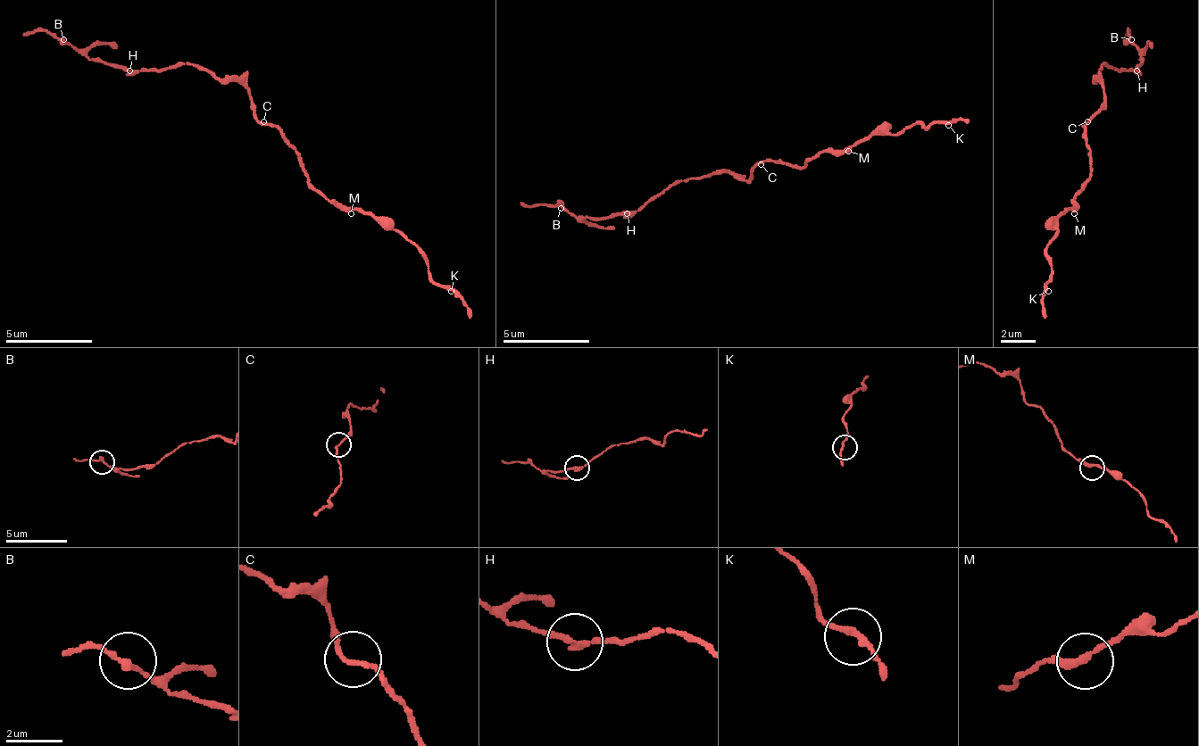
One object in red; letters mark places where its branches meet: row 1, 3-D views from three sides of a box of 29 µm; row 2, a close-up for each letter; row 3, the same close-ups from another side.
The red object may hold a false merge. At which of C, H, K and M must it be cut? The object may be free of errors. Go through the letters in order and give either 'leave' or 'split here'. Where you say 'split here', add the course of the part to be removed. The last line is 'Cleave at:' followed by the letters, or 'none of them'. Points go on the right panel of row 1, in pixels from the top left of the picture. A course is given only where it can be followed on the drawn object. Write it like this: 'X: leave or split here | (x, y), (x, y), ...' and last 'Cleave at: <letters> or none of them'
C: leave
H: split here | (1135, 70), (1139, 61), (1131, 30), (1127, 35)
K: leave
M: leave
Cleave at: H

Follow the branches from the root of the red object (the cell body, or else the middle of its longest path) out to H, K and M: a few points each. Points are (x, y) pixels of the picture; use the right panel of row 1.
H: (1083, 126), (1104, 100), (1104, 91), (1096, 82), (1100, 65), (1109, 65), (1113, 70), (1135, 70)
K: (1083, 126), (1092, 174), (1057, 221), (1057, 239), (1048, 248), (1048, 291)
M: (1083, 126), (1083, 139), (1092, 152), (1092, 174), (1074, 195), (1074, 213)

